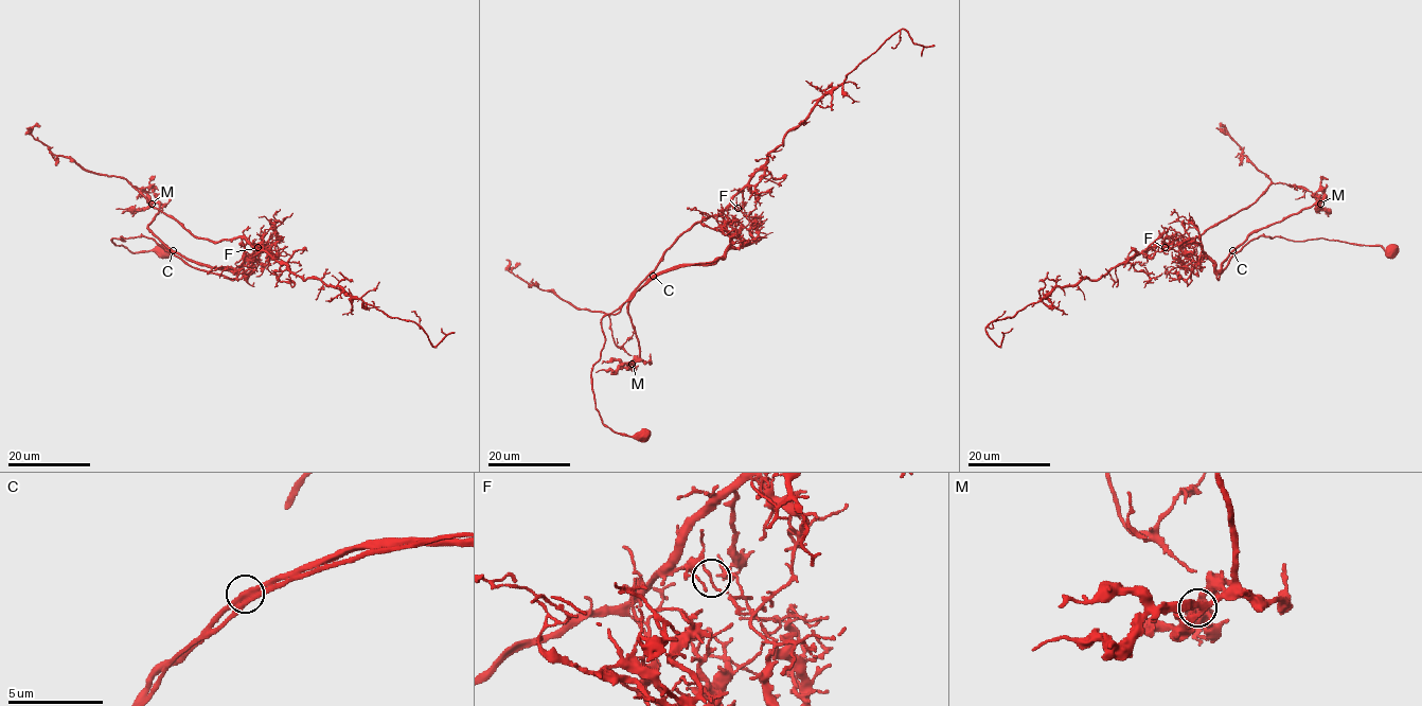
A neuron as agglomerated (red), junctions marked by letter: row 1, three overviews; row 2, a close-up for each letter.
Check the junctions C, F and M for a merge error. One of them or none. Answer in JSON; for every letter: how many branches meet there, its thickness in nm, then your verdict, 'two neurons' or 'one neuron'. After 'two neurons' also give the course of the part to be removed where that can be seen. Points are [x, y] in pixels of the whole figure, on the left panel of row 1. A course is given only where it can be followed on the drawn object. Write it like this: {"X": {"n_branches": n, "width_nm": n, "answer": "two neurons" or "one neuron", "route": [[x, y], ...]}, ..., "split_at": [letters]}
{"C": {"n_branches": 2, "width_nm": 340, "answer": "one neuron"}, "F": {"n_branches": 2, "width_nm": 120, "answer": "two neurons", "route": [[258, 247], [238, 237], [215, 242], [195, 237], [125, 179], [95, 174], [55, 155], [31, 134], [40, 125]]}, "M": {"n_branches": 3, "width_nm": 280, "answer": "one neuron"}, "split_at": ["F"]}

